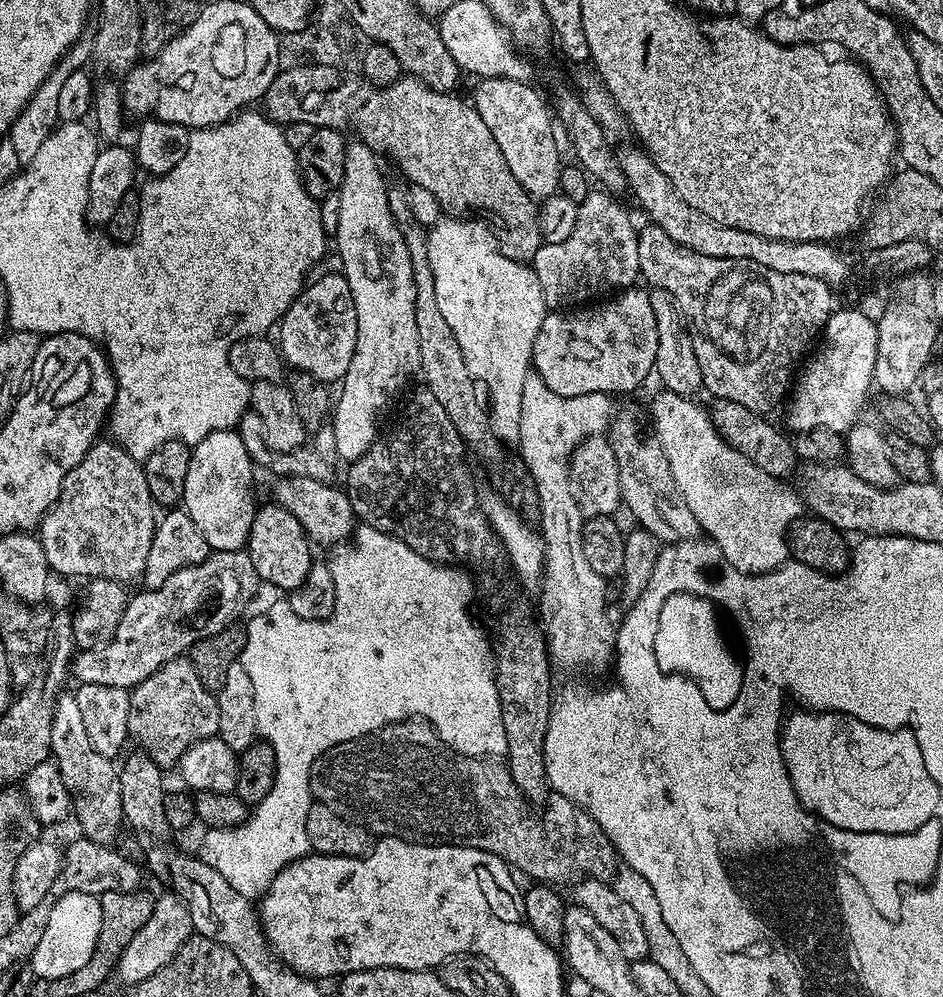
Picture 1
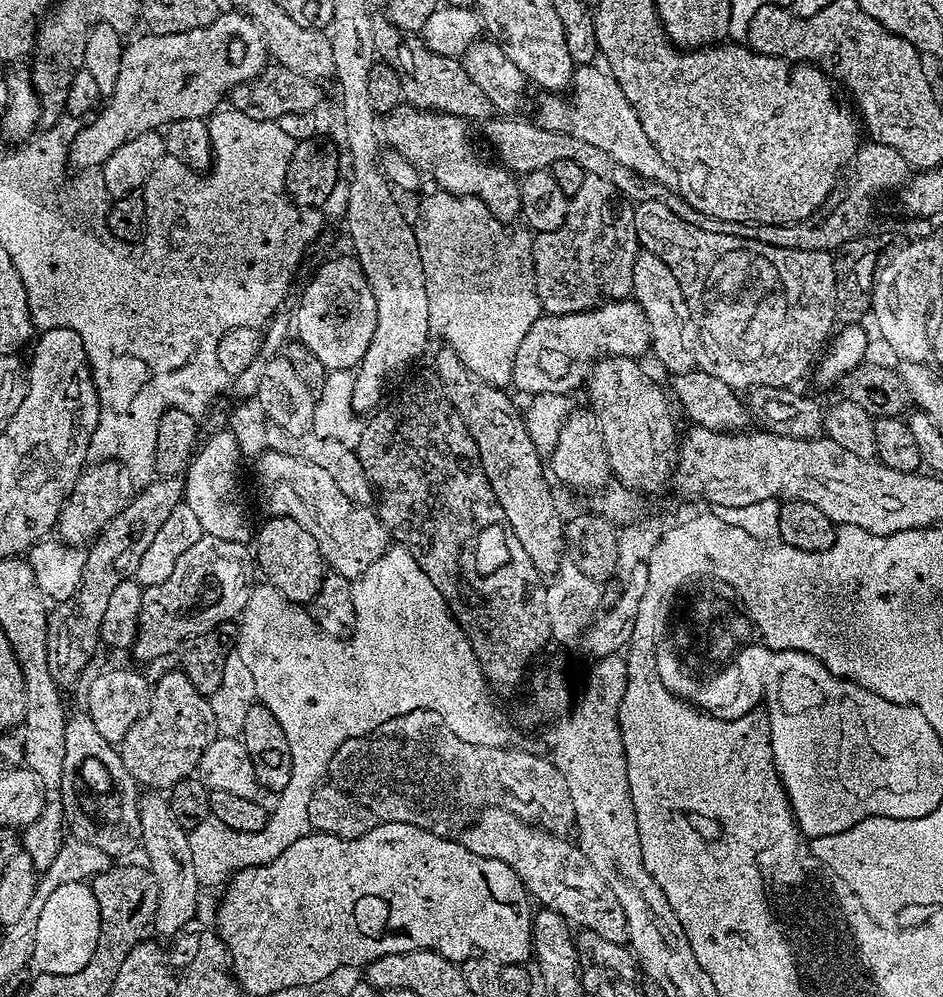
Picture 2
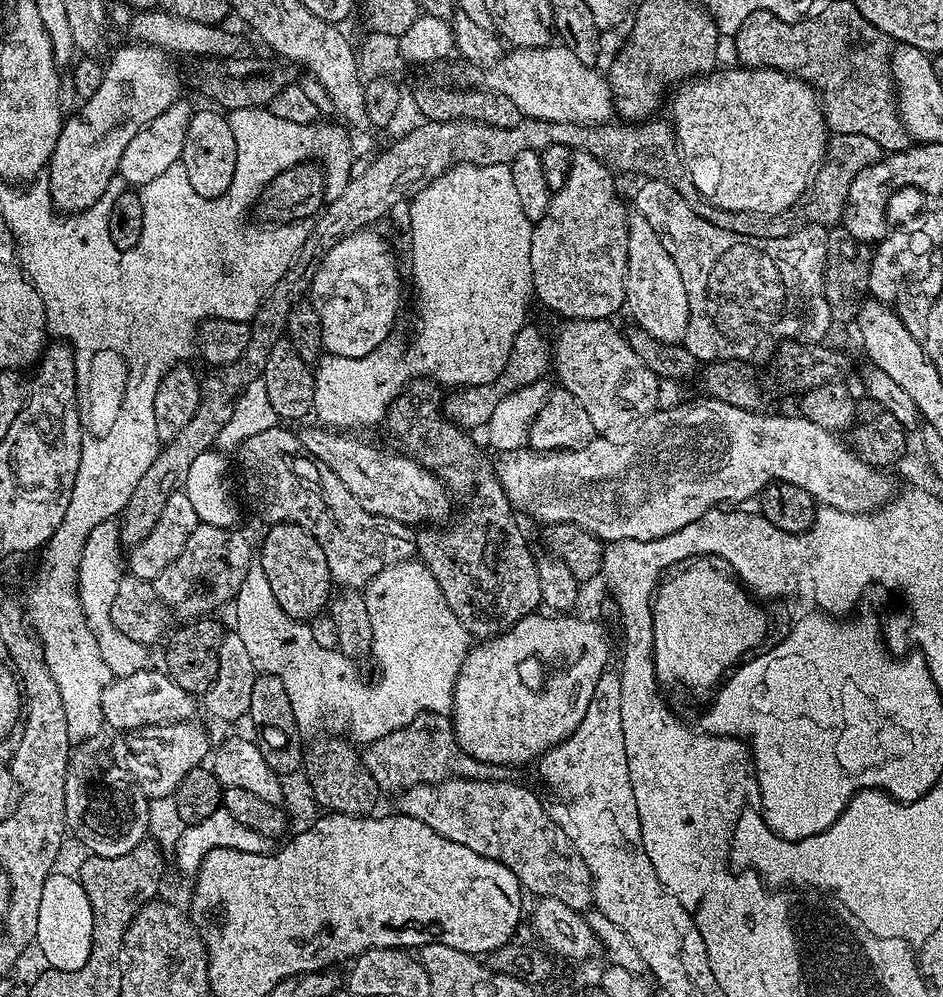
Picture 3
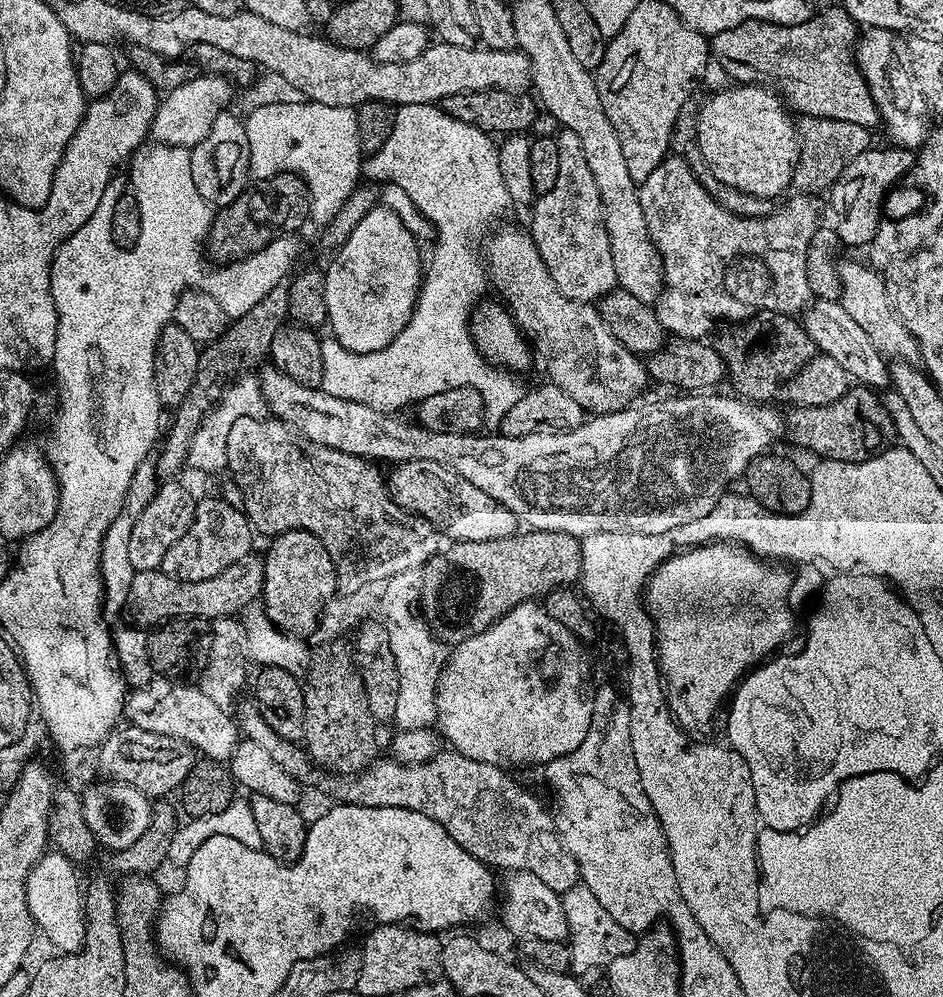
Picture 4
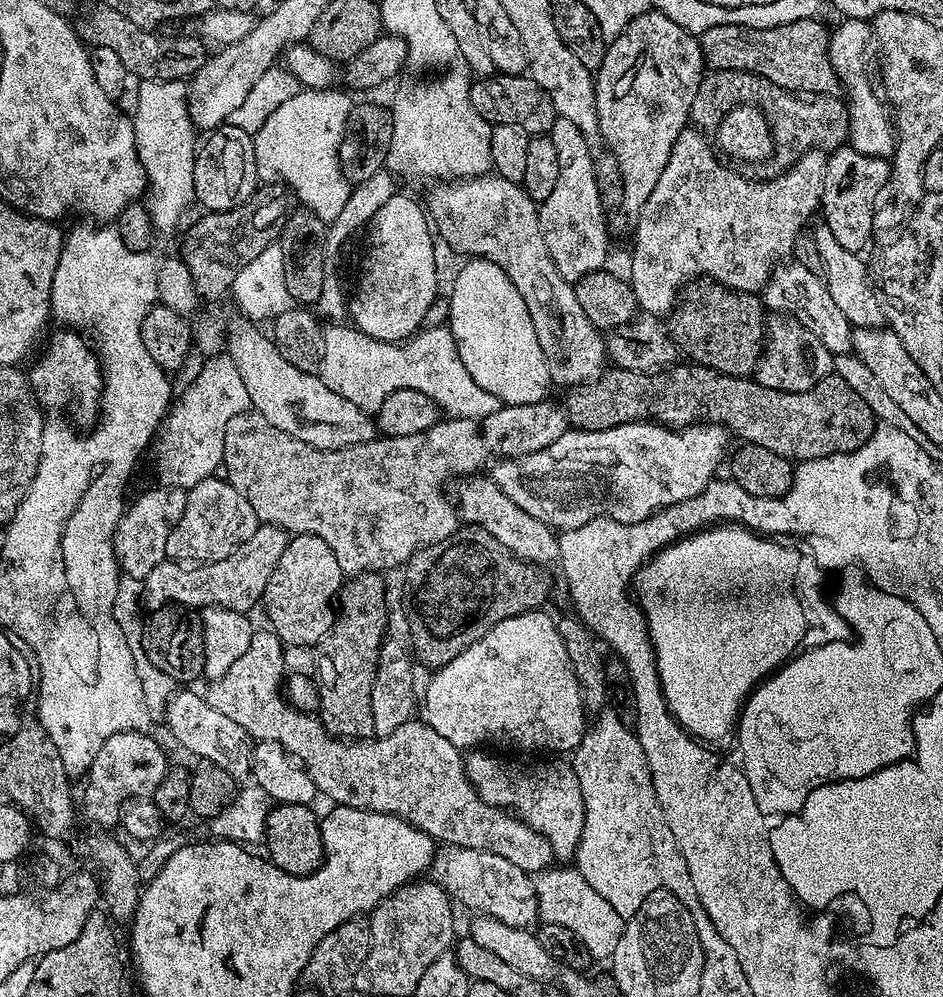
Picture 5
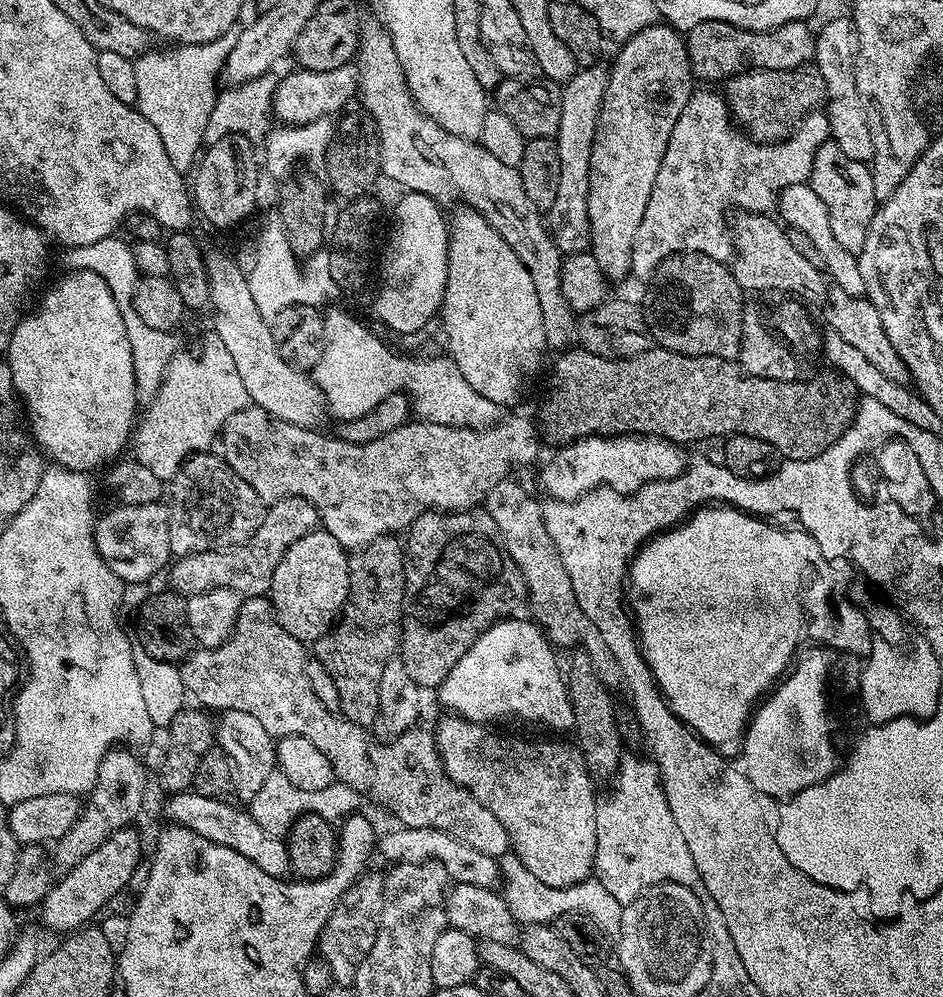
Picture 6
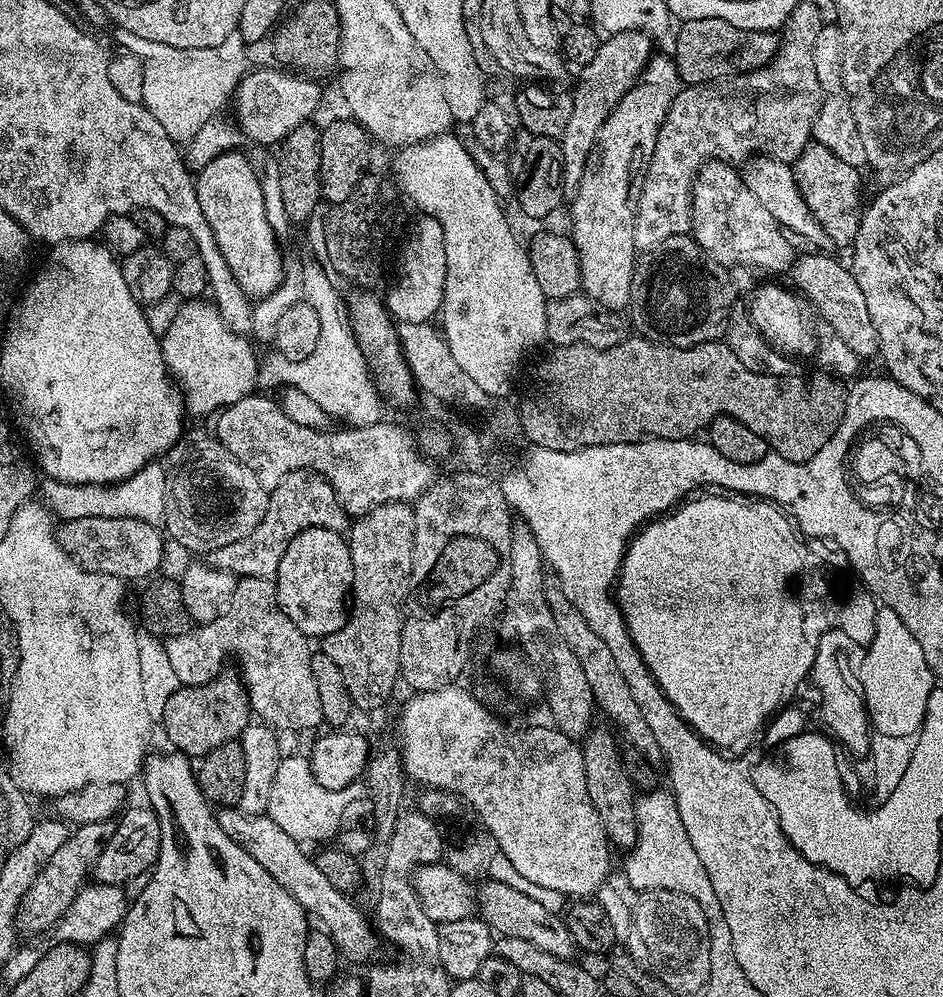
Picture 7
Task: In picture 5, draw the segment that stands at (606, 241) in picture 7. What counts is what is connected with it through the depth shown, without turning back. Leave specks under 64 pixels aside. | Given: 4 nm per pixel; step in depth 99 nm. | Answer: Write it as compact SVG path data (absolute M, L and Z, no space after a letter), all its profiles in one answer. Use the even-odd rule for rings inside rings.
M655 10L638 14L638 18L627 24L622 34L608 44L602 66L594 72L598 126L603 147L616 161L616 168L620 171L618 201L629 212L629 217L639 216L642 206L646 206L646 198L650 198L654 191L678 134L689 127L691 102L705 73L699 39L678 26L678 22L670 22L666 14Z

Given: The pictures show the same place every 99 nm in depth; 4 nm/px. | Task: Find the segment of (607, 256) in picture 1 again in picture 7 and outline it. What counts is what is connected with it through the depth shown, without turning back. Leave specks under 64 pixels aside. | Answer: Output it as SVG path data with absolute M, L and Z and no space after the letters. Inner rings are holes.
M613 32L601 43L594 59L579 69L580 77L572 92L570 122L566 122L566 130L558 138L562 150L565 193L571 194L578 190L582 170L586 170L586 158L590 158L590 150L594 146L598 130L602 130L602 122L612 113L614 106L618 106L626 90L635 86L644 73L644 68L654 55L652 44L653 37L647 32Z

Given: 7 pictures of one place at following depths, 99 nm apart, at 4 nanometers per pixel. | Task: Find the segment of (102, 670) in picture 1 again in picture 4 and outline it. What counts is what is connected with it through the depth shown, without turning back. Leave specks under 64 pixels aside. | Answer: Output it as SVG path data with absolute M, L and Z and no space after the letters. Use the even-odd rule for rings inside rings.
M212 496L205 500L197 499L192 524L186 534L182 534L182 538L178 538L178 542L166 550L166 558L162 558L159 571L165 572L170 578L186 582L202 582L206 578L214 578L253 551L252 536L254 529L237 505L235 508Z

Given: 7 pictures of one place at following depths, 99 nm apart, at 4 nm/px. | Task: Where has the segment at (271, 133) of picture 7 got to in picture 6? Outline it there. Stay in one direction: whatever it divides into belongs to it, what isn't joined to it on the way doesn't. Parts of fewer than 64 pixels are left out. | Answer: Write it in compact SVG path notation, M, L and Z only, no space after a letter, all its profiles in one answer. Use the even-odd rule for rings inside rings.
M355 63L343 64L334 70L300 68L295 71L289 76L279 77L272 99L275 119L281 125L304 125L315 120L335 117L349 107L347 104L354 100L360 86L360 70Z

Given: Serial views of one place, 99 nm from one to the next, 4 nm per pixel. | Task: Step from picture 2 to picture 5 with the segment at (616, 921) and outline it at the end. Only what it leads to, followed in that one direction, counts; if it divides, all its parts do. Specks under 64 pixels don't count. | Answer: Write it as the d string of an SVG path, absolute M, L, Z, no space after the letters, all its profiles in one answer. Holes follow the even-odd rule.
M257 631L250 642L250 650L246 650L246 654L242 654L242 658L238 658L238 662L234 662L234 666L230 666L226 674L222 674L222 678L207 685L208 704L214 706L218 714L226 714L226 718L238 722L238 726L242 726L242 730L246 730L253 741L269 740L281 744L307 768L317 793L329 795L337 806L397 816L410 821L415 828L441 845L470 847L489 851L490 854L500 854L529 874L539 874L553 863L552 847L550 842L546 842L544 835L535 832L519 816L486 803L468 781L461 749L446 742L446 738L442 738L442 734L424 723L423 719L410 719L388 736L343 740L329 732L315 715L293 708L286 702L282 691L286 680L284 652L286 653L285 645L281 644L275 632Z

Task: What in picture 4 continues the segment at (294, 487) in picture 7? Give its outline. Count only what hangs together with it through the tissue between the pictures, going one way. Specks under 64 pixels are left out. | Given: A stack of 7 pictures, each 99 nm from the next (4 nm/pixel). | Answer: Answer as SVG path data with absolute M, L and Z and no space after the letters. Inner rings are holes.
M256 554L242 557L238 562L234 562L234 566L222 570L222 574L206 578L202 582L175 580L159 570L135 571L130 583L126 612L132 615L131 623L144 630L181 618L199 618L211 622L220 616L243 613L245 608L261 599L263 591L264 562Z

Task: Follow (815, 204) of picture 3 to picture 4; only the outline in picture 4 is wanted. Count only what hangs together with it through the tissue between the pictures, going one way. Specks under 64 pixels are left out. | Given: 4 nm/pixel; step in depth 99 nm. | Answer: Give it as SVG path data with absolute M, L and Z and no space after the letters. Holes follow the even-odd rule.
M804 116L798 124L800 137L800 163L796 166L794 184L801 193L827 193L833 182L862 154L867 148L873 147L873 133L862 126L854 126L854 122L842 122L834 118L818 118ZM800 187L800 188L799 188Z

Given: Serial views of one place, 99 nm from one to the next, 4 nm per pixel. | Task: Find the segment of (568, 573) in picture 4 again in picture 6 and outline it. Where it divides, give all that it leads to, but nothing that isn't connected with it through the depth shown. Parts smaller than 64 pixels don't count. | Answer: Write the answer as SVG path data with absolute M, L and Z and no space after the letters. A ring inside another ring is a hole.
M433 510L424 512L412 523L412 527L407 529L406 537L406 579L404 582L404 617L400 620L400 646L398 649L398 659L402 662L402 666L406 666L406 670L410 674L410 678L414 678L414 682L422 690L439 689L439 686L445 678L450 674L450 670L454 670L454 666L458 666L458 658L462 658L462 654L466 654L466 650L470 650L470 646L474 646L474 642L478 642L480 635L490 626L494 626L499 620L507 620L515 617L519 608L525 607L528 599L528 587L522 578L522 574L518 570L518 566L514 562L514 558L510 558L510 554L504 548L504 544L500 540L500 531L494 522L494 518L490 518L490 514L483 510L465 510L463 512L442 512Z

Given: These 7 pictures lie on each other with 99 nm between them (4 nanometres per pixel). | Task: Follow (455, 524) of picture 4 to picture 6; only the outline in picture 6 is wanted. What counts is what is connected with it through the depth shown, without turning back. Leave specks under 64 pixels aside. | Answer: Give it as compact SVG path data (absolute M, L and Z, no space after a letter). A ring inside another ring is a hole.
M509 478L489 490L482 501L482 508L490 514L490 518L494 518L500 531L500 540L510 558L514 558L526 582L526 608L532 611L531 619L544 629L545 636L557 649L568 648L586 653L598 678L602 678L609 689L619 689L624 679L620 661L610 654L598 626L594 626L594 622L582 614L582 606L578 606L578 598L574 598L574 586L570 586L570 574L566 574L562 554L558 554L558 546L554 546L554 538L550 538L550 530L546 530L541 501L536 501L515 478Z

